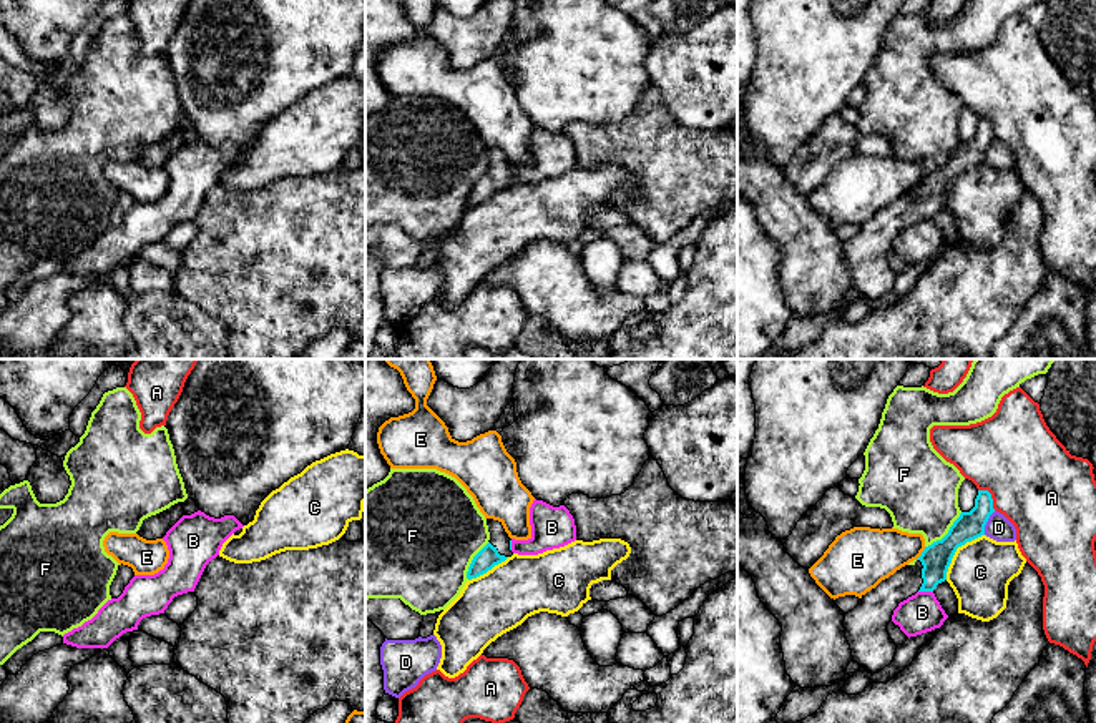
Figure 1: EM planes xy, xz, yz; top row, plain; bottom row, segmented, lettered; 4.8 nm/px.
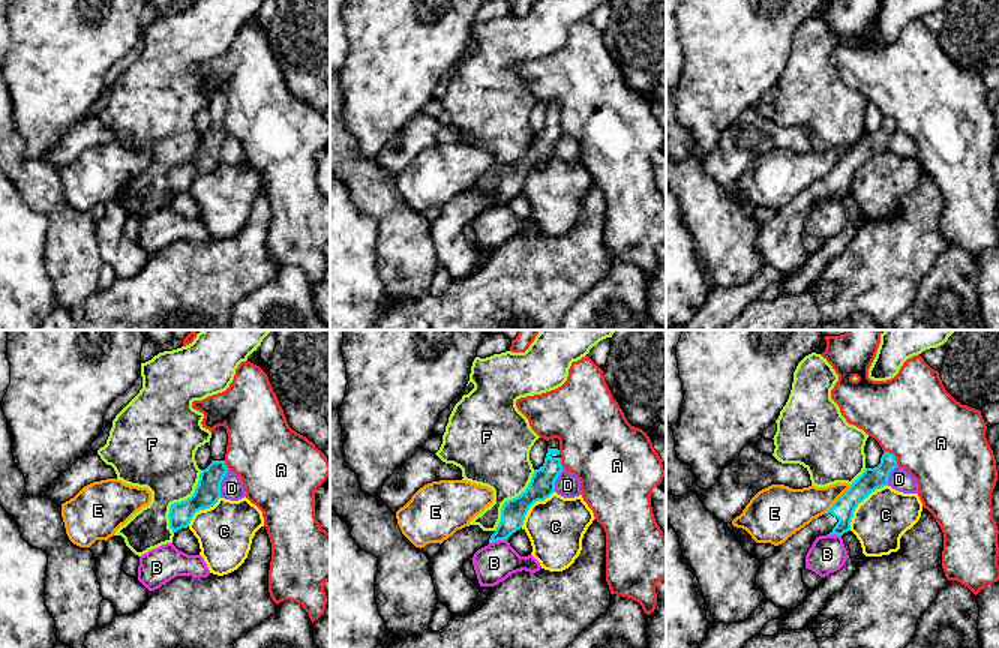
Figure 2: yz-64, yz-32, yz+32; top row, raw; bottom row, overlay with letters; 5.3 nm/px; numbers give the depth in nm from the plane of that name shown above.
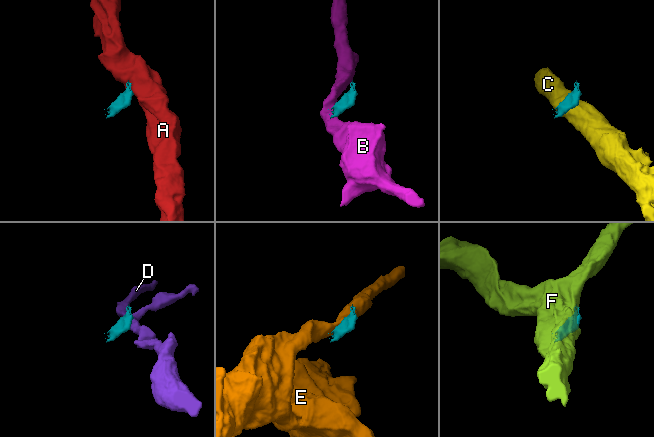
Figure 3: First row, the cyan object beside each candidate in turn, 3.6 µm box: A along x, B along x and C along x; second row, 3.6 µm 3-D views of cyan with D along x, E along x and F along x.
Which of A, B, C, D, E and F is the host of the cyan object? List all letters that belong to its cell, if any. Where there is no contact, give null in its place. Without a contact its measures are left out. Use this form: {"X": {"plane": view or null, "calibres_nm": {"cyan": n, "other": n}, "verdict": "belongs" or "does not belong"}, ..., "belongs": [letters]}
{"A": {"plane": "yz", "calibres_nm": {"cyan": 140, "other": 440}, "verdict": "does not belong"}, "B": {"plane": "yz", "calibres_nm": {"cyan": 140, "other": 190}, "verdict": "does not belong"}, "C": {"plane": "yz", "calibres_nm": {"cyan": 140, "other": 300}, "verdict": "does not belong"}, "D": {"plane": "yz", "calibres_nm": {"cyan": 140, "other": 120}, "verdict": "does not belong"}, "E": {"plane": "yz", "calibres_nm": {"cyan": 140, "other": 260}, "verdict": "does not belong"}, "F": {"plane": "yz", "calibres_nm": {"cyan": 140, "other": 360}, "verdict": "does not belong"}, "belongs": []}

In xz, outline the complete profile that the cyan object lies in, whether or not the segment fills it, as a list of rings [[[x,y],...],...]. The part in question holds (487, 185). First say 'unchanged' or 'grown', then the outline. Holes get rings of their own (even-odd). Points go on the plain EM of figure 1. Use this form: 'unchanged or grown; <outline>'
grown; [[[487,146],[490,168],[488,171],[473,184],[467,206],[477,206],[488,198],[492,198],[495,193],[505,189],[508,184],[513,183],[511,180],[511,166],[505,160],[502,150]]]

